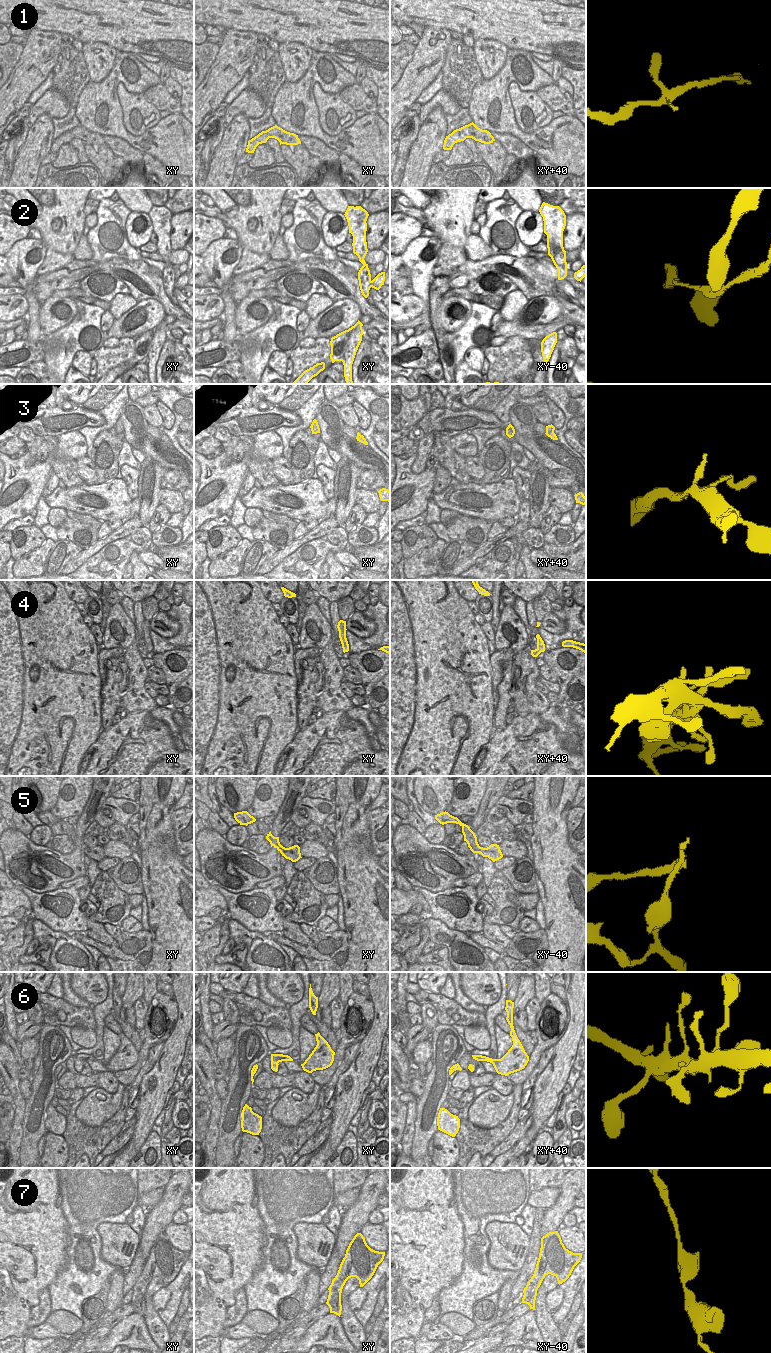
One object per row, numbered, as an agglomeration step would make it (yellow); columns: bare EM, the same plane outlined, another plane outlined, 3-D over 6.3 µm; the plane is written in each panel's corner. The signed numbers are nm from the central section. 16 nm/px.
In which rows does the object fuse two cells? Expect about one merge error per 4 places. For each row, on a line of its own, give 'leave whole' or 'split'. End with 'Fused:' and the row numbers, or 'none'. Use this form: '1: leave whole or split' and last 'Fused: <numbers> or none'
1: leave whole
2: split
3: leave whole
4: leave whole
5: split
6: leave whole
7: leave whole
Fused: 2, 5

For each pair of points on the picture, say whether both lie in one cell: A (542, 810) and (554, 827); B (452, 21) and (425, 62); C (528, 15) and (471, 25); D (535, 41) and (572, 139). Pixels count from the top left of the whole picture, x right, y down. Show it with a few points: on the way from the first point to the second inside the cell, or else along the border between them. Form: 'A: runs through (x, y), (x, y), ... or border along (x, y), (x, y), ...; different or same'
A: runs through (546, 814), (550, 818), (550, 823); same
B: border along (425, 26), (446, 28), (449, 31); different
C: runs through (514, 17), (485, 17); same
D: border along (508, 47), (523, 49), (530, 53); different

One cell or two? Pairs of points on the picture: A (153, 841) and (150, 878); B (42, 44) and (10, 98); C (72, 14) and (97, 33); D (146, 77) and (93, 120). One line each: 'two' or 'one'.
A: one
B: one
C: one
D: one

